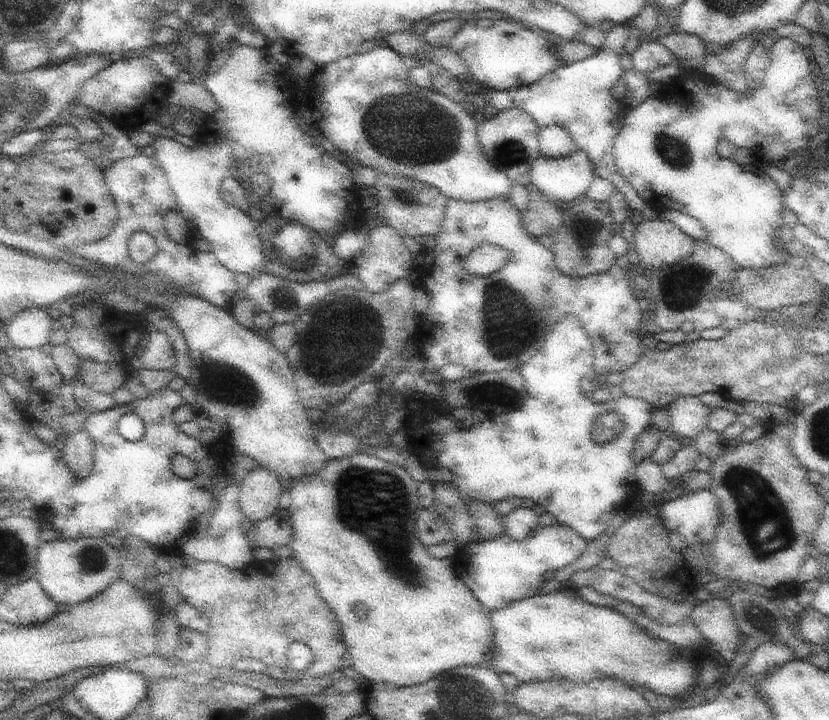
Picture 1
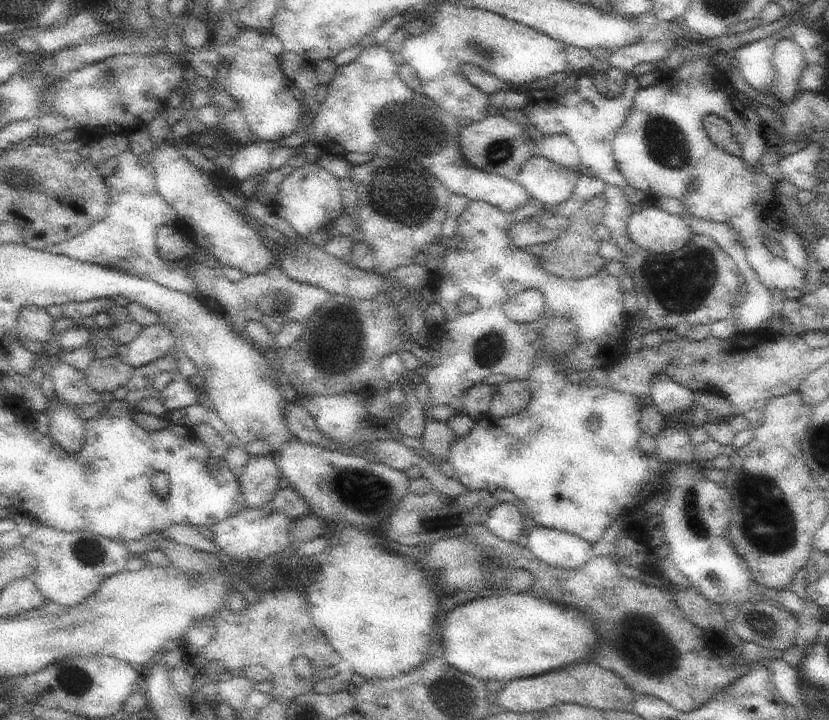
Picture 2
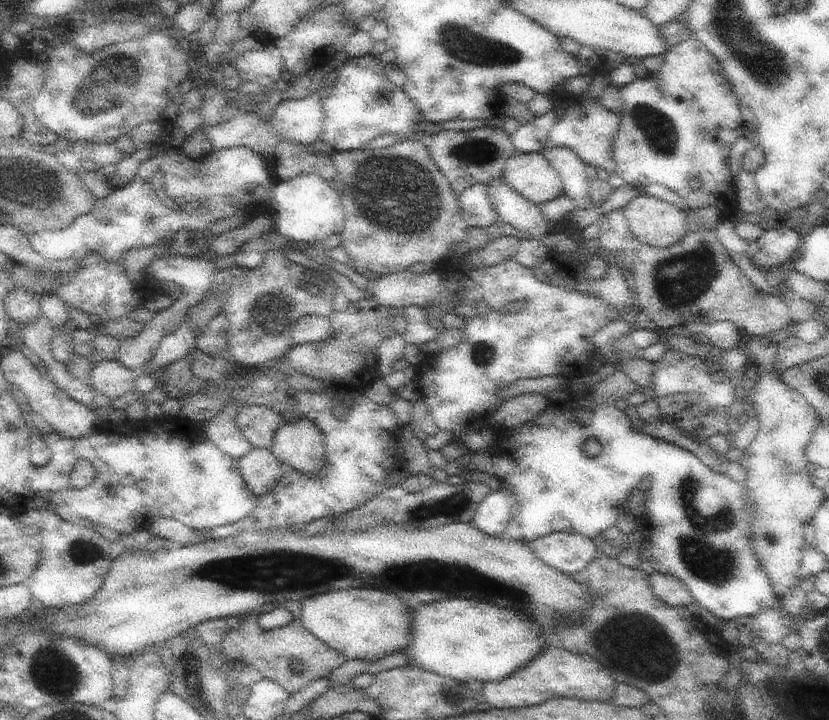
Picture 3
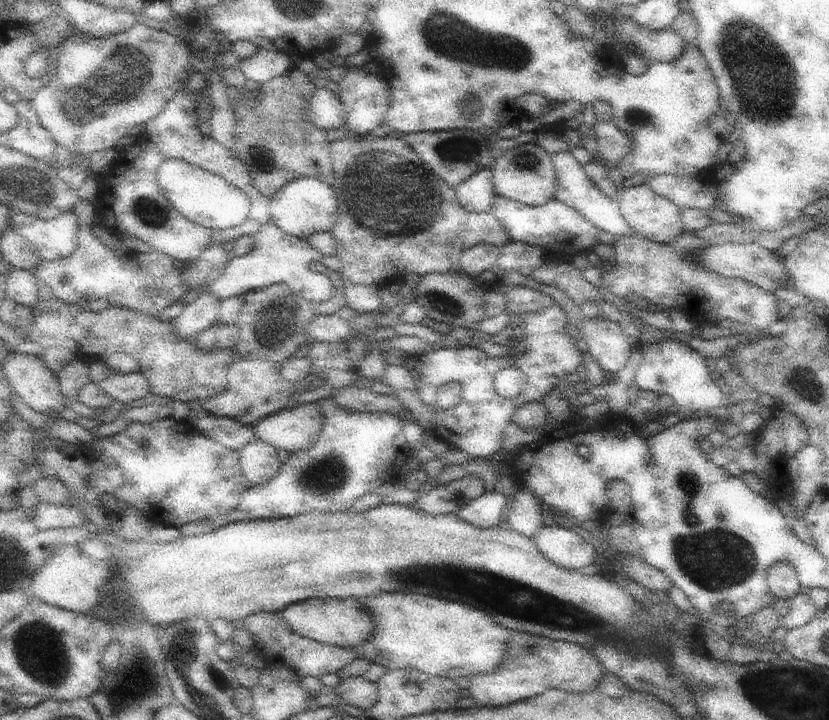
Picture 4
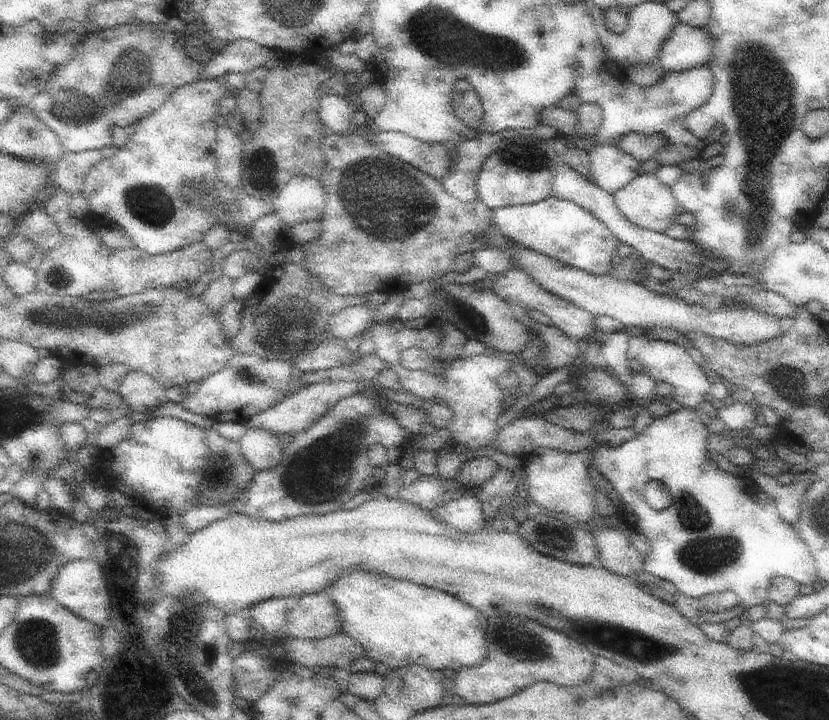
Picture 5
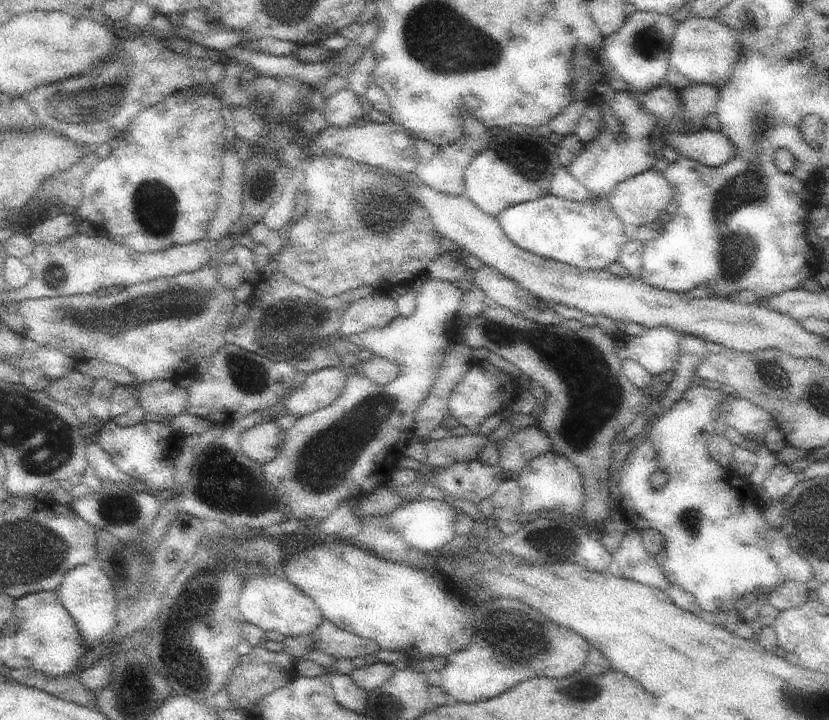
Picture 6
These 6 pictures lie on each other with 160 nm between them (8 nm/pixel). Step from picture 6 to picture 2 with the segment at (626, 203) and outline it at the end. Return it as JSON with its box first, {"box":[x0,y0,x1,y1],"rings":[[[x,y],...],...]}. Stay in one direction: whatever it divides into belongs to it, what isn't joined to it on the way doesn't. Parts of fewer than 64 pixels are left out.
{"box":[627,201,694,254],"rings":[[[648,201],[648,206],[632,213],[627,228],[636,246],[654,254],[680,250],[694,234],[684,218],[654,206],[653,201]]]}

